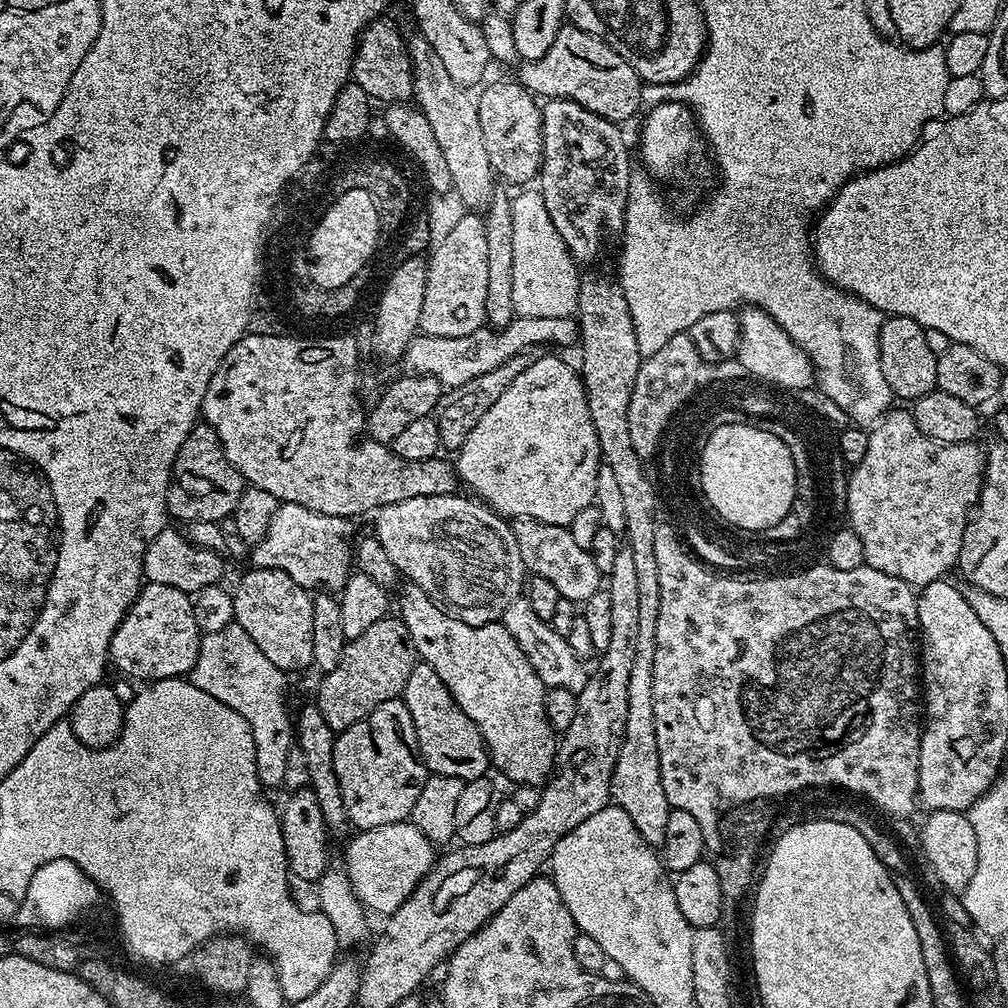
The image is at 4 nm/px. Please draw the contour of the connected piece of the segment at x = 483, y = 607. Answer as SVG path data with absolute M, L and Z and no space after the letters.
M460 495L406 498L402 502L388 504L375 513L374 535L382 542L382 550L386 550L401 577L408 576L404 578L426 590L428 597L445 612L477 628L499 621L506 606L521 599L526 569L522 554L518 554L518 542L511 523L479 499L467 500Z

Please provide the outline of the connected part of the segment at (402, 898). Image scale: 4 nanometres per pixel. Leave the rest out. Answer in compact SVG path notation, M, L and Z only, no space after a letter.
M410 822L387 824L381 828L365 828L344 852L342 867L348 873L354 894L369 913L391 914L410 898L421 880L432 871L438 860L438 852L431 840L425 838Z

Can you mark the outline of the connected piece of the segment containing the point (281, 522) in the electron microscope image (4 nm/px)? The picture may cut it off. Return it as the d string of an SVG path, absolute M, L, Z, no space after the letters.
M281 503L270 522L267 536L251 549L251 563L258 568L284 570L298 585L309 590L339 590L354 568L352 524L347 516L318 514L306 510L306 506Z

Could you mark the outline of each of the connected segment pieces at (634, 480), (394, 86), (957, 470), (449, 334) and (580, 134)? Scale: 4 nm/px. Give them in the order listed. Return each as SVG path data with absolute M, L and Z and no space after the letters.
M588 270L580 277L580 289L578 290L577 308L575 312L575 319L578 321L578 344L583 349L584 361L579 371L582 373L584 381L584 389L586 390L586 402L590 406L590 418L594 422L594 430L598 434L598 446L600 447L600 459L603 464L610 466L610 471L615 475L618 482L618 487L622 493L622 503L626 509L626 526L624 527L623 535L626 537L626 547L634 554L634 570L638 577L638 642L634 650L634 662L630 666L630 683L626 689L626 726L622 734L622 742L618 750L618 762L614 762L614 770L610 778L610 790L612 791L610 800L613 805L622 810L626 810L626 814L630 814L630 822L634 822L634 830L638 830L638 834L642 834L642 838L648 844L653 846L663 845L666 838L666 818L670 818L672 808L666 798L666 790L662 790L662 766L658 762L658 734L654 730L654 650L656 649L656 639L658 638L658 606L662 602L662 590L658 586L658 558L654 558L654 534L656 533L656 526L658 517L656 517L656 498L658 502L658 488L652 480L648 477L645 461L640 459L638 450L634 450L634 442L630 439L630 425L626 419L626 414L630 414L630 394L634 394L634 378L638 378L638 370L640 369L640 361L642 359L640 351L638 350L638 338L634 334L634 322L630 318L630 306L626 306L626 294L620 289L619 283L615 279L612 280L608 276L603 276L600 272L592 272L596 270Z
M381 18L379 20L371 20L364 27L364 31L360 34L360 41L356 44L356 57L354 58L354 62L352 63L352 74L351 79L358 85L362 86L364 90L366 90L366 94L368 95L369 100L373 102L379 102L384 105L390 104L403 104L405 102L411 101L413 99L413 90L414 90L414 78L412 77L412 63L410 62L410 54L408 53L408 46L406 43L405 33L400 33L400 28L395 24L394 21L388 20L389 18Z
M899 406L893 407L884 413L875 424L871 425L868 432L868 441L866 442L866 452L862 455L860 464L851 469L847 477L847 523L858 534L862 542L862 554L864 555L864 564L874 570L882 570L882 574L890 574L894 578L902 578L902 582L913 586L923 586L947 577L951 568L957 567L960 558L960 548L964 531L970 519L970 510L975 509L976 501L980 498L980 488L984 485L984 458L985 453L979 448L976 442L964 444L941 444L936 440L931 440L915 424L915 418L911 411L903 410Z
M463 214L452 224L452 229L435 241L432 257L427 257L426 298L422 298L420 332L438 338L462 338L485 327L486 321L486 223L479 215Z
M545 99L542 118L542 162L538 190L546 202L546 214L566 242L566 250L580 266L592 266L611 232L624 231L630 178L634 171L624 132L615 120L607 120L573 100Z

